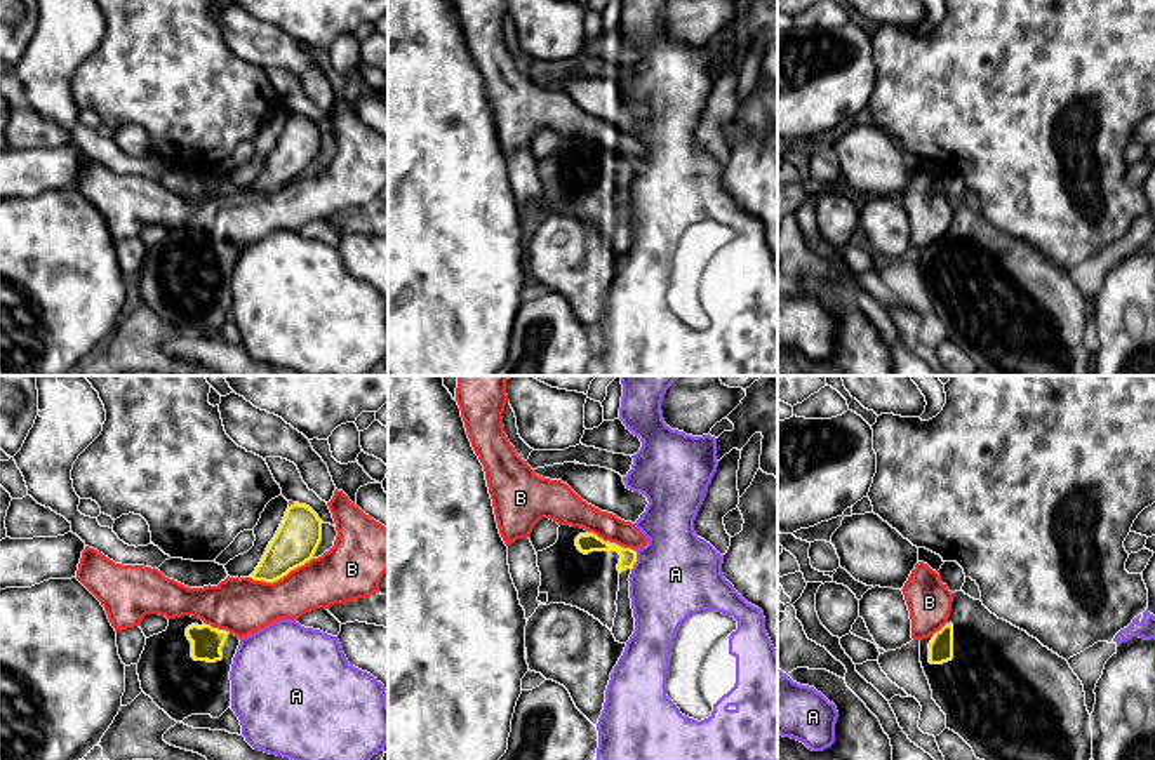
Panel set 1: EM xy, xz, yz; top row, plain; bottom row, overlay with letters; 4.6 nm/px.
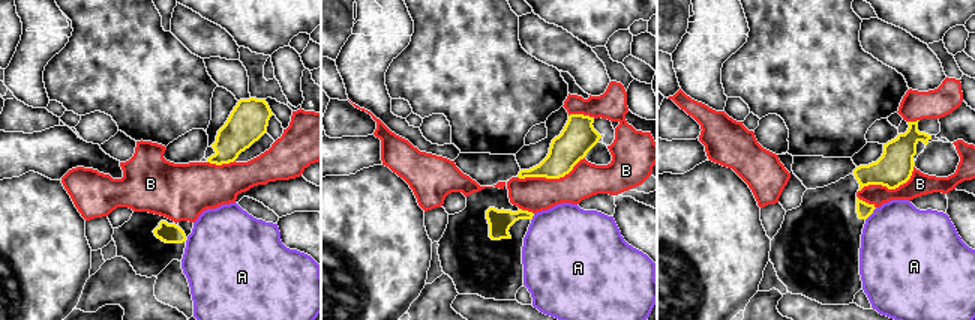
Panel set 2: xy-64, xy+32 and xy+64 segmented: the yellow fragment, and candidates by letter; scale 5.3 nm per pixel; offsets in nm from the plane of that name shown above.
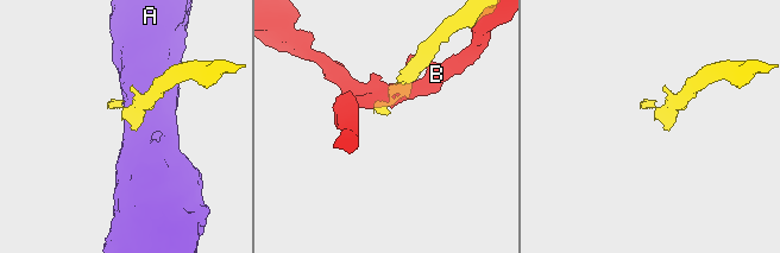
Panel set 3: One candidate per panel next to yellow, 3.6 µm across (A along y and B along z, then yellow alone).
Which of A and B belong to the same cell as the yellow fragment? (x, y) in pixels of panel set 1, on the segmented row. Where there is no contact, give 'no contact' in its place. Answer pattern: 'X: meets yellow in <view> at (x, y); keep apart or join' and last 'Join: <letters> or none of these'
A: meets yellow in xz at (635, 560); keep apart
B: meets yellow in xy at (280, 578); keep apart
Join: none of these

